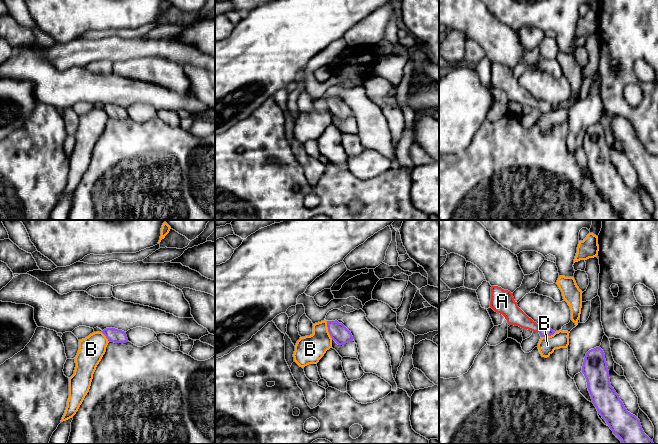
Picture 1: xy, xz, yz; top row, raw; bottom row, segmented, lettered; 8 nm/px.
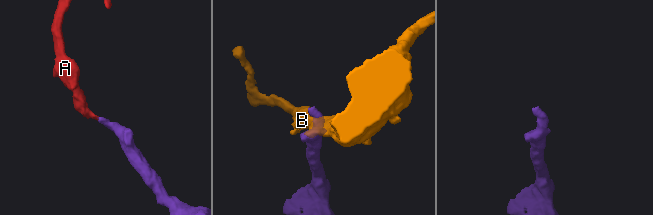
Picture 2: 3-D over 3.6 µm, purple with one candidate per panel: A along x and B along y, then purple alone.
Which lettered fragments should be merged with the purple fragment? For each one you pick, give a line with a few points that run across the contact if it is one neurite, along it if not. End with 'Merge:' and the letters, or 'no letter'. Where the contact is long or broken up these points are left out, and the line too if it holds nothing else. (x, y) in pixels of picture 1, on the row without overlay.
A: yz (544, 107), (539, 105), (513, 90)
Merge: A

